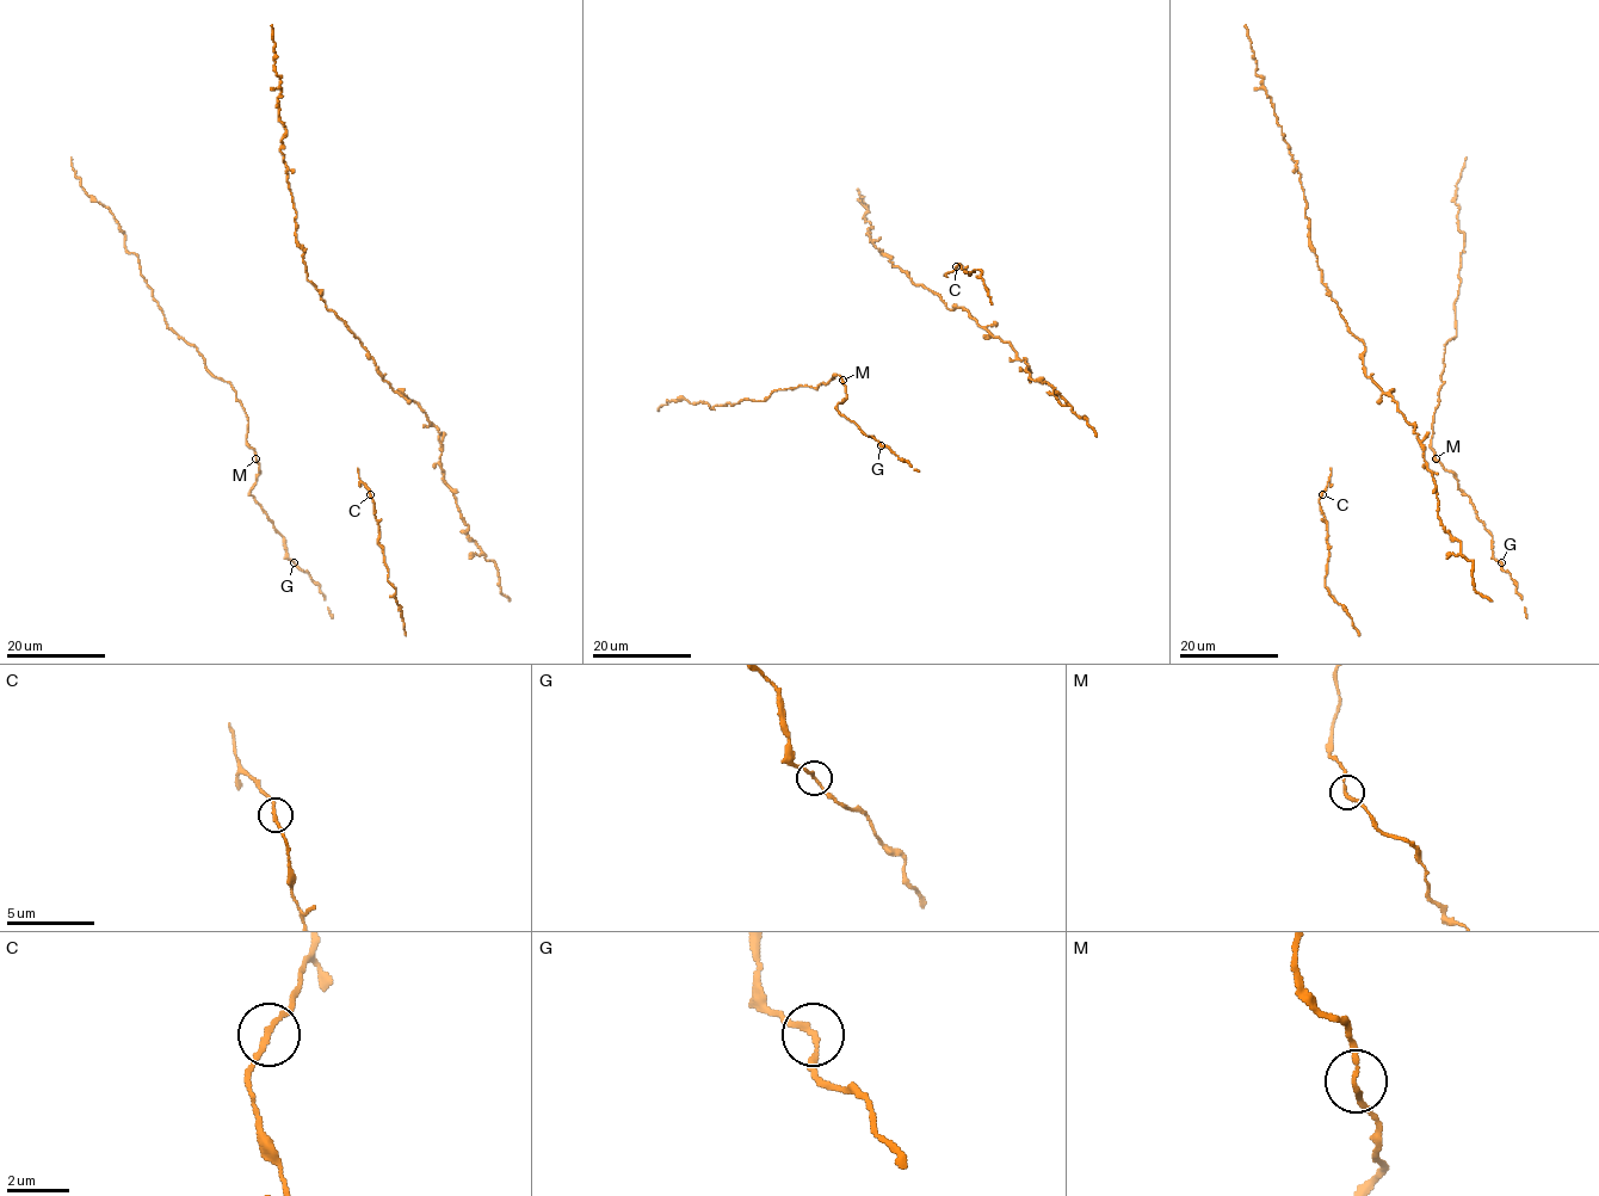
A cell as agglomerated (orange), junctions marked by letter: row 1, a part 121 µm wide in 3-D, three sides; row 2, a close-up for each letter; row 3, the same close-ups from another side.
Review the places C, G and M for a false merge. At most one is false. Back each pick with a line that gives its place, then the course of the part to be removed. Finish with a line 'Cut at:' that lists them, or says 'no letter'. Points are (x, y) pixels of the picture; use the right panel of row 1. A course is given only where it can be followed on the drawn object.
Cut at: no letter

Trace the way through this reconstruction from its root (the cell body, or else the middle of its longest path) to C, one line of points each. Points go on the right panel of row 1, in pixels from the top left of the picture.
C: (1331, 468), (1322, 494)

